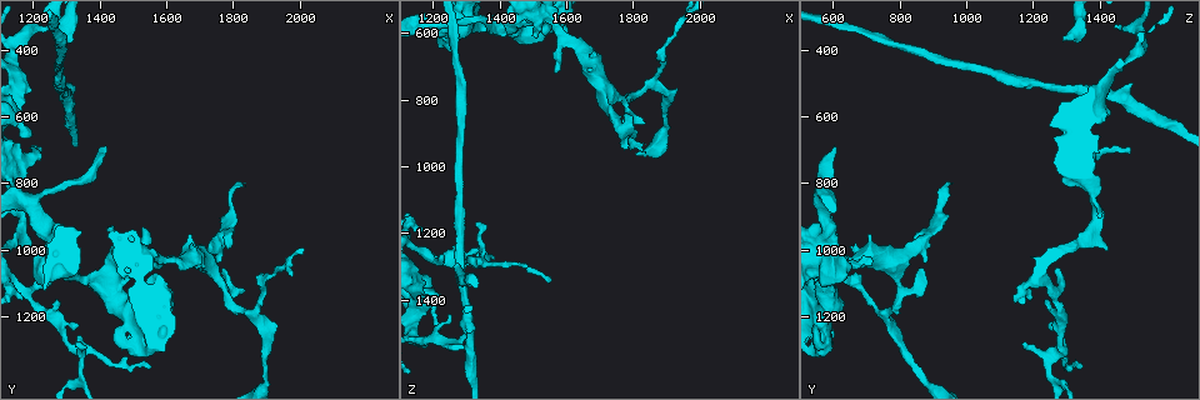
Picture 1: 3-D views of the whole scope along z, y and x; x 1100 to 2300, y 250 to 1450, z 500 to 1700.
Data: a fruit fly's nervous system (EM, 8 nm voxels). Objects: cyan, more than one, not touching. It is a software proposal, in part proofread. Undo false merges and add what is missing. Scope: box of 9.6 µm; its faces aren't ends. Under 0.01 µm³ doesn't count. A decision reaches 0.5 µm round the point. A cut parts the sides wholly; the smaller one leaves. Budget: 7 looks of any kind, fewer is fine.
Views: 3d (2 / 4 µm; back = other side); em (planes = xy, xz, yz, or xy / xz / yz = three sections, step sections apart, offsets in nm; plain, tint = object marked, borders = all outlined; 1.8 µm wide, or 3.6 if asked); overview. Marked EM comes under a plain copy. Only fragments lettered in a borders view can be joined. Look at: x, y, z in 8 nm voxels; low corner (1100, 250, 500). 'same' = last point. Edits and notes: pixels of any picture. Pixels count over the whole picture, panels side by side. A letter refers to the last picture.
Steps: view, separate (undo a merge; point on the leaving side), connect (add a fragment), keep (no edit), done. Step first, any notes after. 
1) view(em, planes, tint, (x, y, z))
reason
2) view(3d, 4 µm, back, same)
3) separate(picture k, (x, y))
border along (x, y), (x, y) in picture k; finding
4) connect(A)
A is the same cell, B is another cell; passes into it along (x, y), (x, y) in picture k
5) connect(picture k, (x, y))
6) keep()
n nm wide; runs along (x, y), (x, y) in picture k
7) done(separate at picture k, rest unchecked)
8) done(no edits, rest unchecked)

view(em, 3.6 µm, xz, step 8, borders, (1280, 1150, 1240))
branch stops here

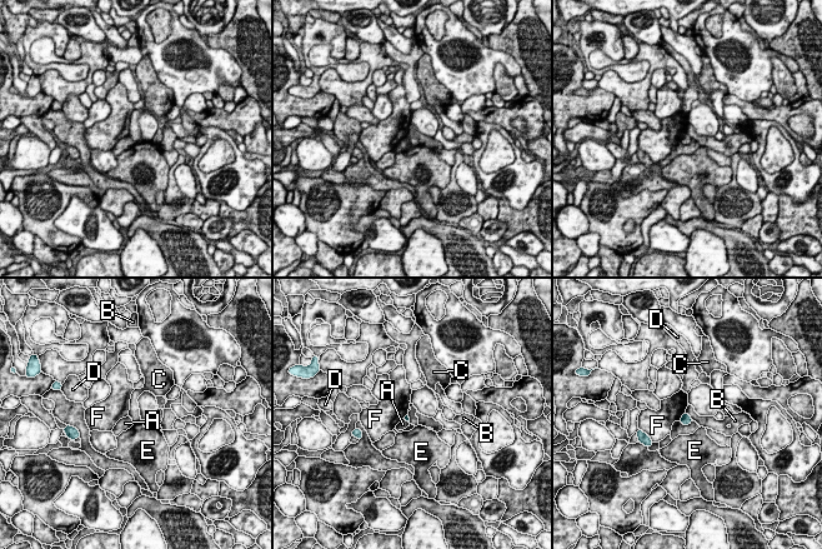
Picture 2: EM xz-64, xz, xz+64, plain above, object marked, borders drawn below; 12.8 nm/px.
view(em, 3.6 µm, yz, step 4, borders, same)
cut it another way

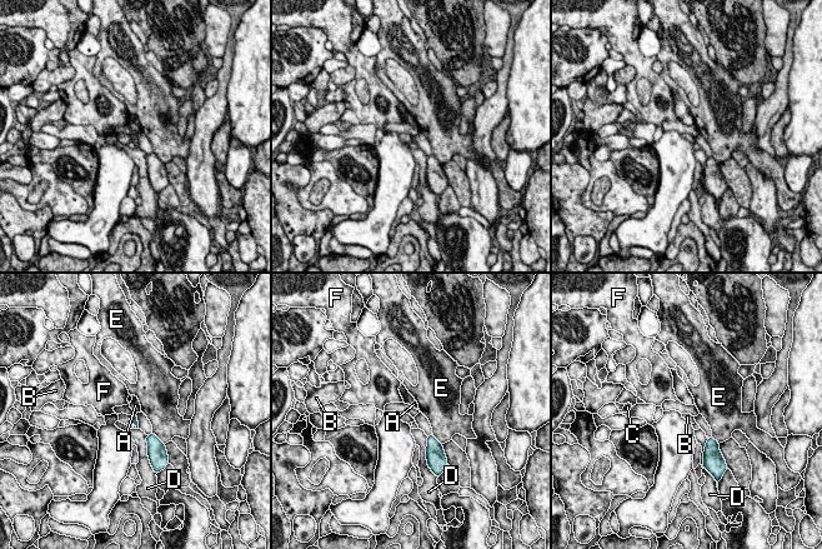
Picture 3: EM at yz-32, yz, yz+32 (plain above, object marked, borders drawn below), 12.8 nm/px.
keep()
100 nm wide; A, B, C, D, E and F are other cells; none of them fits

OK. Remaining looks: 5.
view(em, 3.6 µm, yz, step 4, tint, (1190, 660, 1360))
an open end

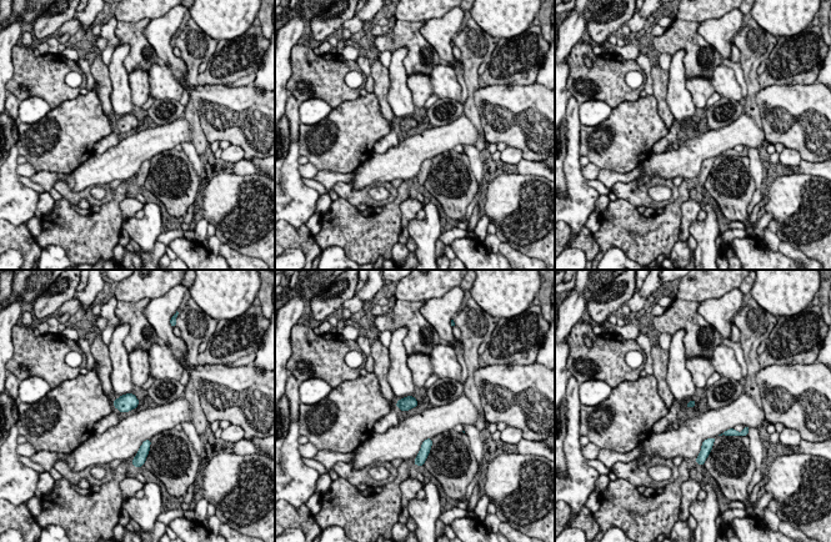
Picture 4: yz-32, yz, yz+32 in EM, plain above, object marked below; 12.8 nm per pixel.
view(em, 3.6 µm, planes, tint, same)

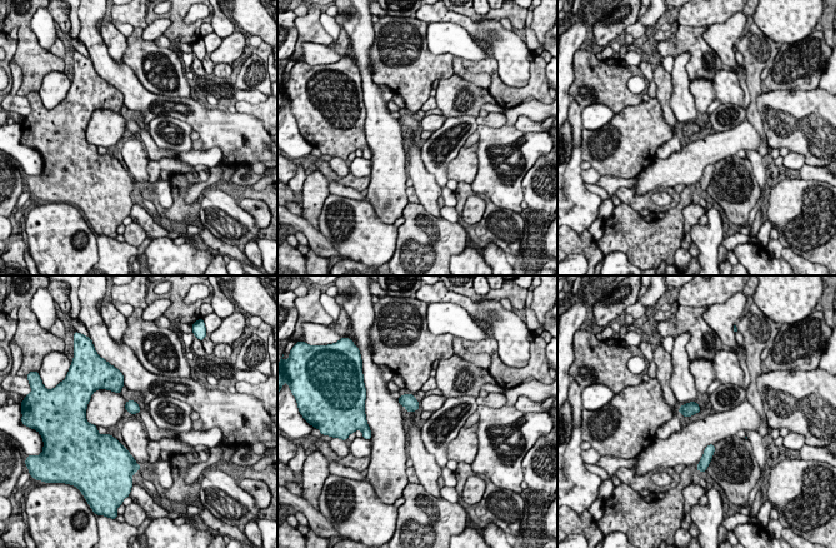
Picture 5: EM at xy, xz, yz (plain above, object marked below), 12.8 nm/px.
view(em, 3.6 µm, planes, borders, same)
see the neighbours

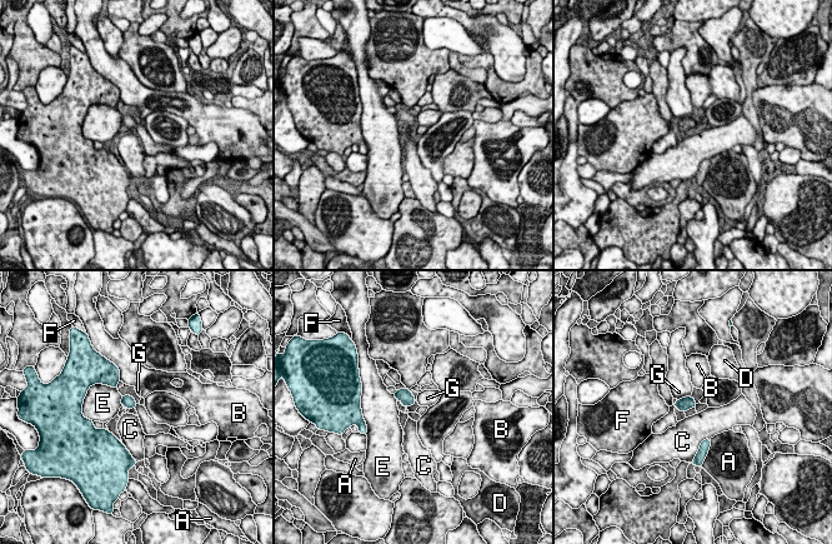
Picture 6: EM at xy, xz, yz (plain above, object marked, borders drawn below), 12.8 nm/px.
keep()
A, B, C, D, E, F and G are other cells; border along (690, 395), (677, 400) in picture 6; none of them fits

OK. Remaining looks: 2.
view(3d, 4 µm, (1250, 330, 1440))
free end

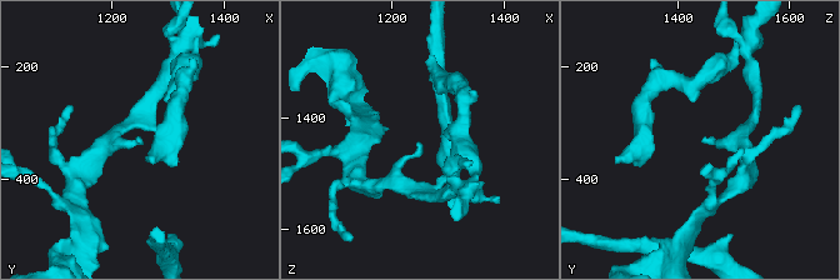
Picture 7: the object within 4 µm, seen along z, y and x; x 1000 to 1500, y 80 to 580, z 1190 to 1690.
view(em, planes, borders, (1250, 330, 1445))
need the tissue

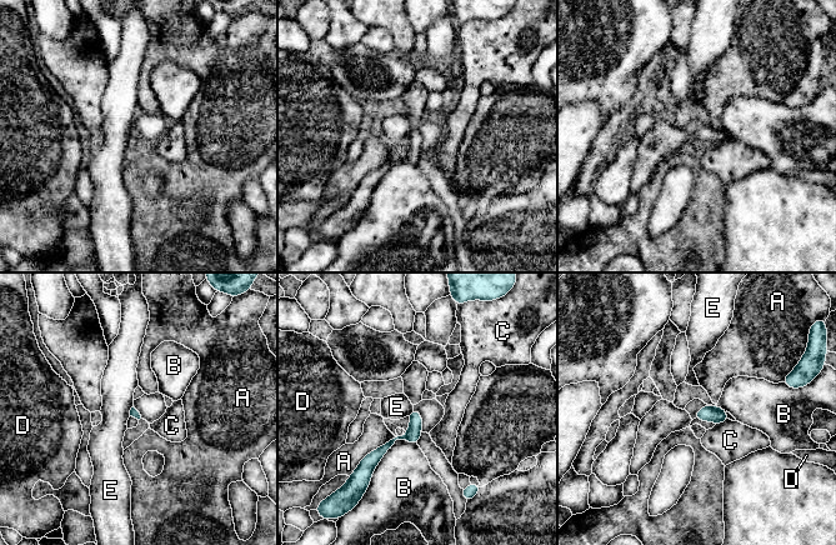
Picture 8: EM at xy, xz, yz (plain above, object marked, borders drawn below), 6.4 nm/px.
keep()
A, B, C, D and E are other cells; border along (133, 405), (129, 415) in picture 8; none of them fits

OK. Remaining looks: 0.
done(no edits, rest unchecked)

